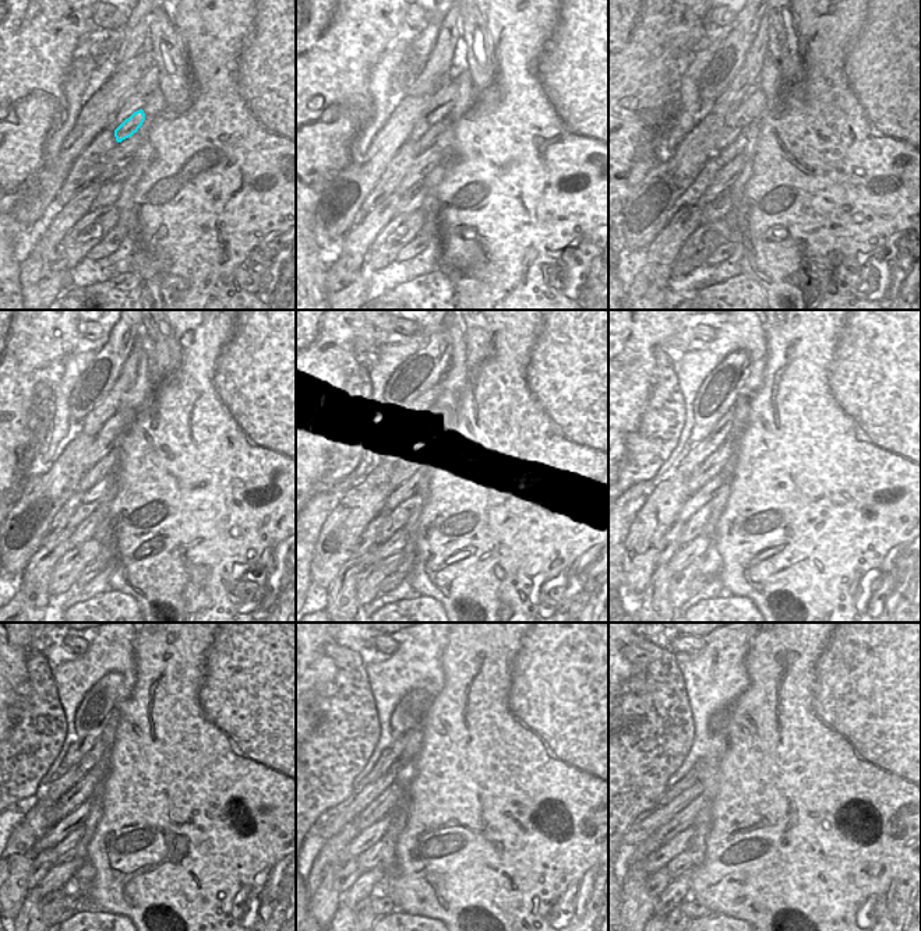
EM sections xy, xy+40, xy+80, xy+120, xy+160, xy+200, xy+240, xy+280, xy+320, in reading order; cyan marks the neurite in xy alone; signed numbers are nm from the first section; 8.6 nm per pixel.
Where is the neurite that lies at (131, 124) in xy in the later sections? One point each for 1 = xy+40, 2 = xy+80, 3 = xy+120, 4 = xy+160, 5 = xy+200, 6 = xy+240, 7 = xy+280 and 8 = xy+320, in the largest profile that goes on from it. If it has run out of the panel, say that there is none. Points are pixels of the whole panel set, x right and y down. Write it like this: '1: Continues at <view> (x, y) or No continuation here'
1: Continues at xy+40 (434, 131)
2: Continues at xy+80 (737, 147)
3: Continues at xy+120 (109, 464)
4: Continues at xy+160 (403, 485)
5: Continues at xy+200 (697, 501)
6: Continues at xy+240 (64, 827)
7: Continues at xy+280 (364, 839)
8: Continues at xy+320 (659, 859)

